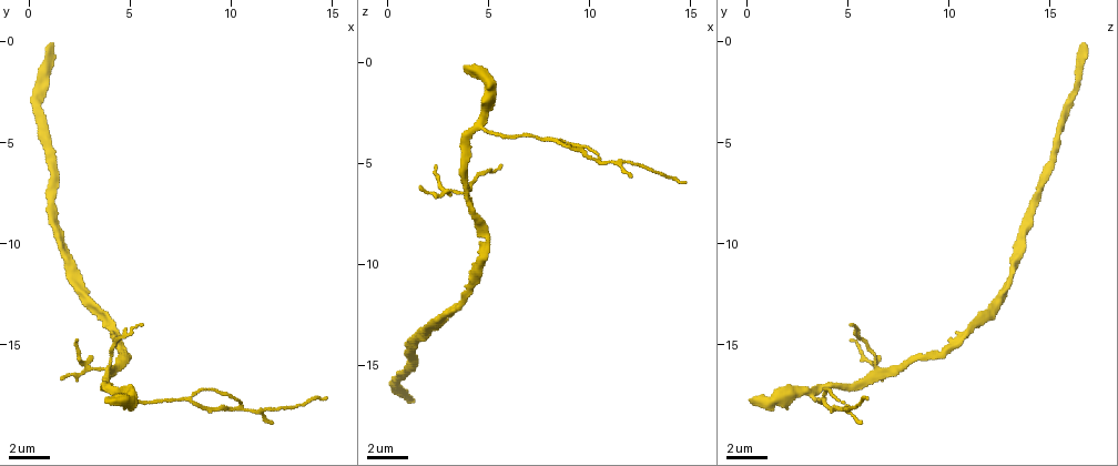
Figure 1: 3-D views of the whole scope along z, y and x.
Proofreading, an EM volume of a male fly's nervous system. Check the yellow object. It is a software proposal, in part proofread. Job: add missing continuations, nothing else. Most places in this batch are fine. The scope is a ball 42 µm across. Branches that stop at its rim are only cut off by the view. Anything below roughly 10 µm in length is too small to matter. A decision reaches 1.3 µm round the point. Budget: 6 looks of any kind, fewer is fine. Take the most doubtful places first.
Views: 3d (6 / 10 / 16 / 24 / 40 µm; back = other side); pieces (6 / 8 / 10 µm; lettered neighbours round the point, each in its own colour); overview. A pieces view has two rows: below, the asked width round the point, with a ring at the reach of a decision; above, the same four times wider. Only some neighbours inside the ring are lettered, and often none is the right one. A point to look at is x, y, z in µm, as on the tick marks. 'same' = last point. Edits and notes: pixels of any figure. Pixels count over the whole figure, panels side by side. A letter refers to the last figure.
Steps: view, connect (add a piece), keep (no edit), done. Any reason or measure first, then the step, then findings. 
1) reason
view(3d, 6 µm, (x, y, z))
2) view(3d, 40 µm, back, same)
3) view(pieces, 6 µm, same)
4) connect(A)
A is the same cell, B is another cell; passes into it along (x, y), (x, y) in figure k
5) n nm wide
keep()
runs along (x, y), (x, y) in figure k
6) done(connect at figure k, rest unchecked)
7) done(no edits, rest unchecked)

an open end
view(pieces, 8 µm, (4.1, 17.9, 0.3))

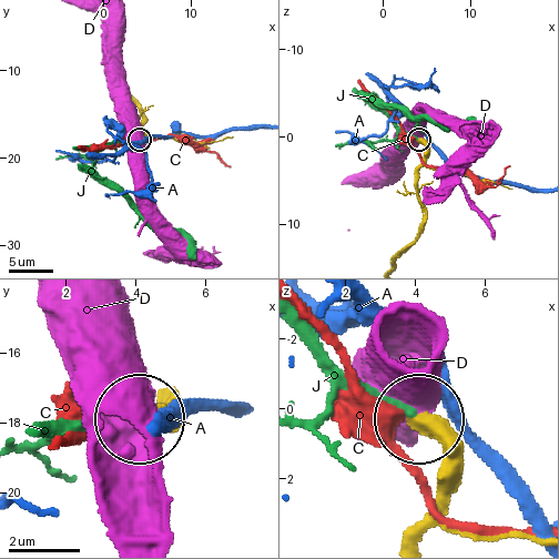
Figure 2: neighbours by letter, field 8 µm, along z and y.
connect(J)
J is the same cell, A, C and D are other cells; it goes on there

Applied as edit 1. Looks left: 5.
tapers out
view(pieces, 8 µm, (14.6, 17.6, 6.0))

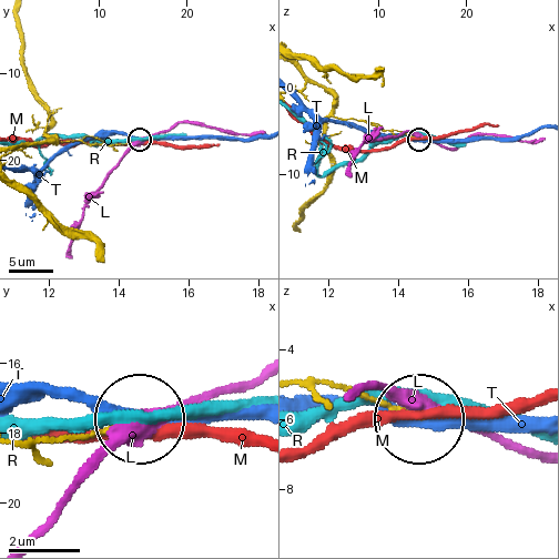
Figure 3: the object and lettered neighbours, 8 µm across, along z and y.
keep()
L, M, R and T are other cells; none of them fits

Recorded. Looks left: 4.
an open end
view(pieces, 10 µm, (2.4, 14.9, 5.3))

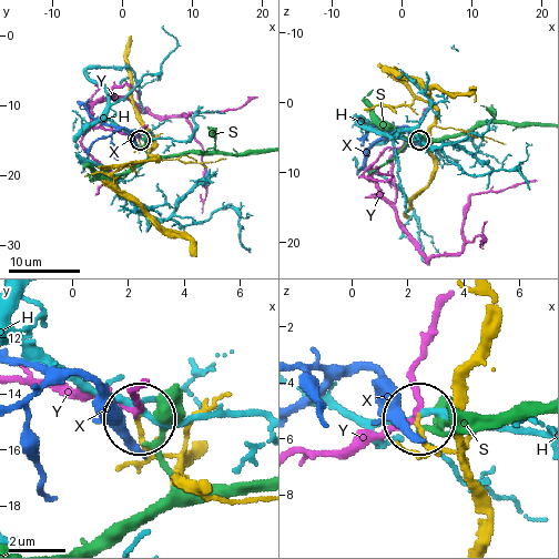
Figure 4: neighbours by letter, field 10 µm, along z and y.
120 nm wide
keep()
H, S, X and Y are other cells; none of them fits

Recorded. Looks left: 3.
done(connect at figure 2, rest unchecked)

